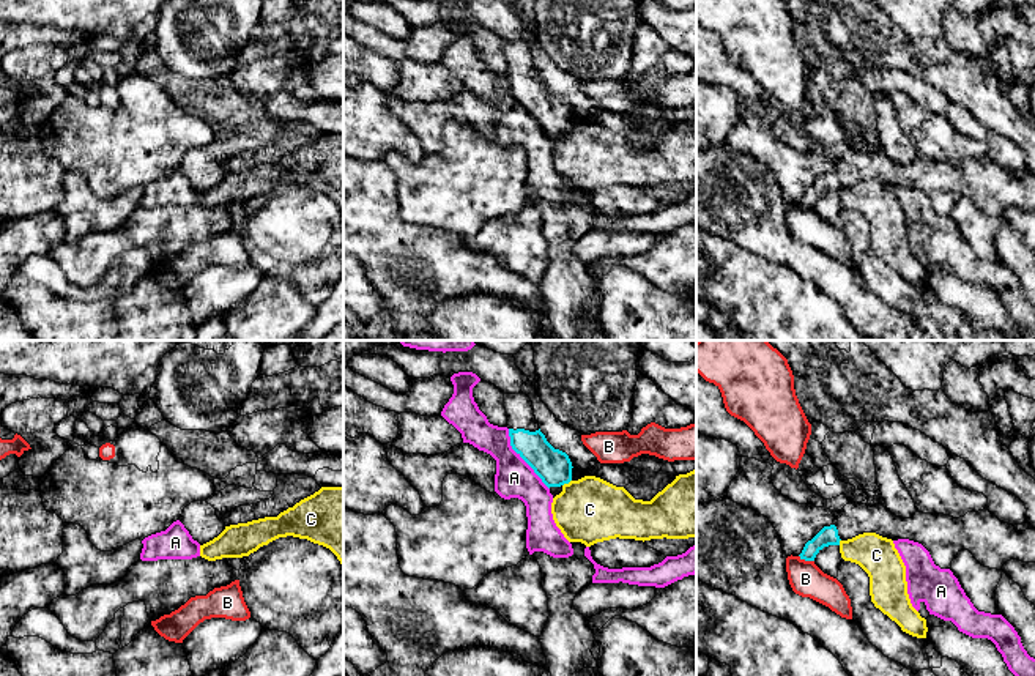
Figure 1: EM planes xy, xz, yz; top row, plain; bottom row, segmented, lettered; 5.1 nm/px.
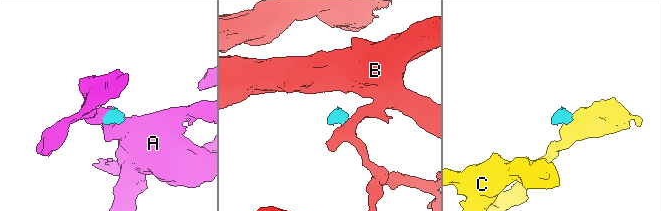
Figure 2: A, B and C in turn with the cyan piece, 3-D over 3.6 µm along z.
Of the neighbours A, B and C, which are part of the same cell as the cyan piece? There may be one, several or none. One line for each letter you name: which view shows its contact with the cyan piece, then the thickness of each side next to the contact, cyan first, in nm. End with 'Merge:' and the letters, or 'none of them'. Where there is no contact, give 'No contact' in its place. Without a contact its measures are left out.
Merge: none of them

